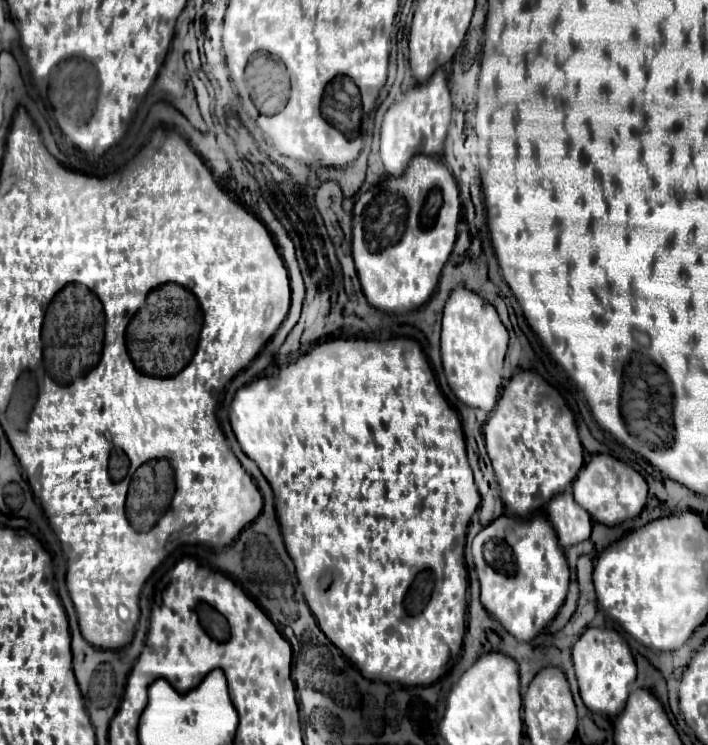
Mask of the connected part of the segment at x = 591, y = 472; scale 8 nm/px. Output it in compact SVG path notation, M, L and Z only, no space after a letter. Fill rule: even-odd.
M608 454L592 456L574 480L574 500L592 516L592 520L604 526L616 526L624 520L636 518L646 504L646 496L648 486L644 478L634 468Z

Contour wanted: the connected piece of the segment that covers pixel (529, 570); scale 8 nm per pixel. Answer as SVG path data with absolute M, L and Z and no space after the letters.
M500 516L476 534L472 542L472 554L480 580L480 602L486 612L518 640L528 642L544 631L564 604L570 584L570 568L564 550L558 546L558 538L554 538L554 528L550 526L548 518L534 516L530 520L520 520L514 516Z

